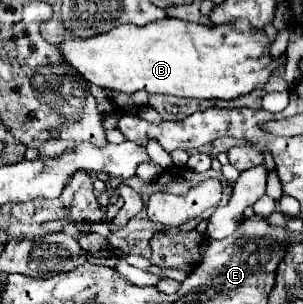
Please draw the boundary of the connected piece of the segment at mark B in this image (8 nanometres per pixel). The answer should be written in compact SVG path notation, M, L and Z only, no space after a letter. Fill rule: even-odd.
M163 18L149 22L145 26L121 24L105 34L97 34L91 38L77 38L67 32L63 42L57 46L61 58L73 66L87 82L115 92L133 94L137 90L145 90L149 94L173 94L181 98L223 98L231 100L241 94L249 94L251 90L263 86L269 74L279 66L277 60L269 56L269 40L265 32L253 32L245 20L235 22L235 26L203 26L191 24L177 18Z

